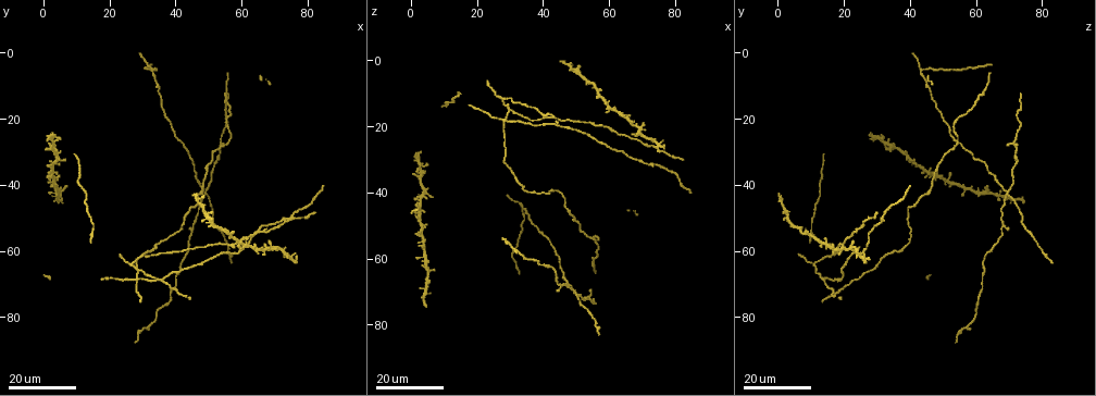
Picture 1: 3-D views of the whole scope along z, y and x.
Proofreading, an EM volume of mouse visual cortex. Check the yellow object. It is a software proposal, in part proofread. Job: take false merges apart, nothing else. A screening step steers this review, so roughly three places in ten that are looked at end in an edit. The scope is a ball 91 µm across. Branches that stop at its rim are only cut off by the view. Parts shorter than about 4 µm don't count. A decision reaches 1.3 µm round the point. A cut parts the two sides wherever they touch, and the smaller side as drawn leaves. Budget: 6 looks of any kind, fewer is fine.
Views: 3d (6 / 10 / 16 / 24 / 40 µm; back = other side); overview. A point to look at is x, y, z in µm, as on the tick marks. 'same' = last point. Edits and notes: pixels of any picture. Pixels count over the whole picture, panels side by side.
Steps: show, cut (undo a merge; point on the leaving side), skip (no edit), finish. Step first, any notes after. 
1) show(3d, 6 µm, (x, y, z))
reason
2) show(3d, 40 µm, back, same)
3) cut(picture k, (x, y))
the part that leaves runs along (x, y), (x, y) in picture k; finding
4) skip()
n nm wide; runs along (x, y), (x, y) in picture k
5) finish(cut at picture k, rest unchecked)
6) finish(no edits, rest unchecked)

show(3d, 24 µm, (48.5, 43.0, 69.0))
looks like a crossing

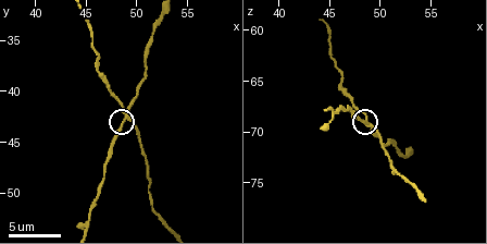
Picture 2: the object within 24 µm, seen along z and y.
show(3d, 10 µm, (49.0, 42.2, 69.4))

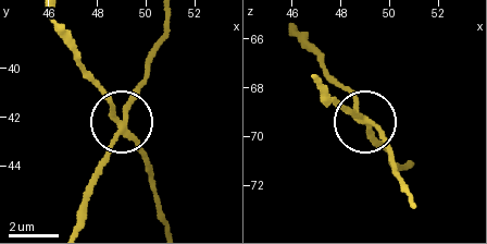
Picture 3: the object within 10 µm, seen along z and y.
cut(picture 3, (111, 102))
the part that leaves runs along (119, 123), (111, 100), (52, 20) in picture 3; a second cell is stuck on

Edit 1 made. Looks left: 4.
show(overview)

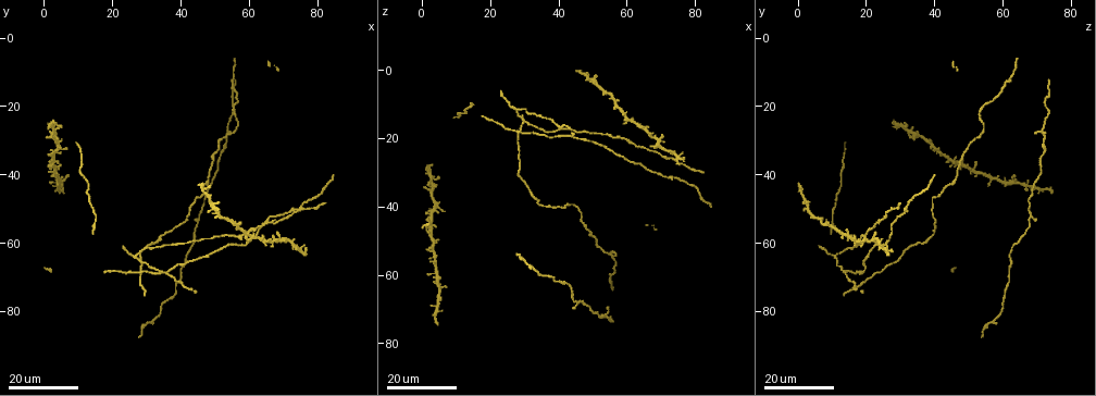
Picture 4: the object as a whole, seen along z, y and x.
show(3d, 24 µm, (55.0, 14.5, 60.0))
side arm on a straight run

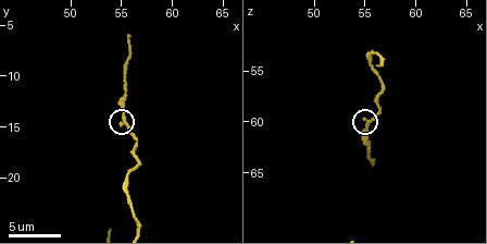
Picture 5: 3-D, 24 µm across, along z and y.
show(3d, 10 µm, (55.0, 14.0, 60.4))

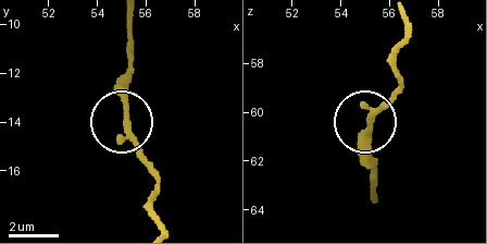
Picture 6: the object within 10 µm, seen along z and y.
skip()
runs along (158, 220), (151, 170), (122, 114), (128, 60) in picture 6; one cell here

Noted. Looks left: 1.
finish(cut at picture 3, rest unchecked)

